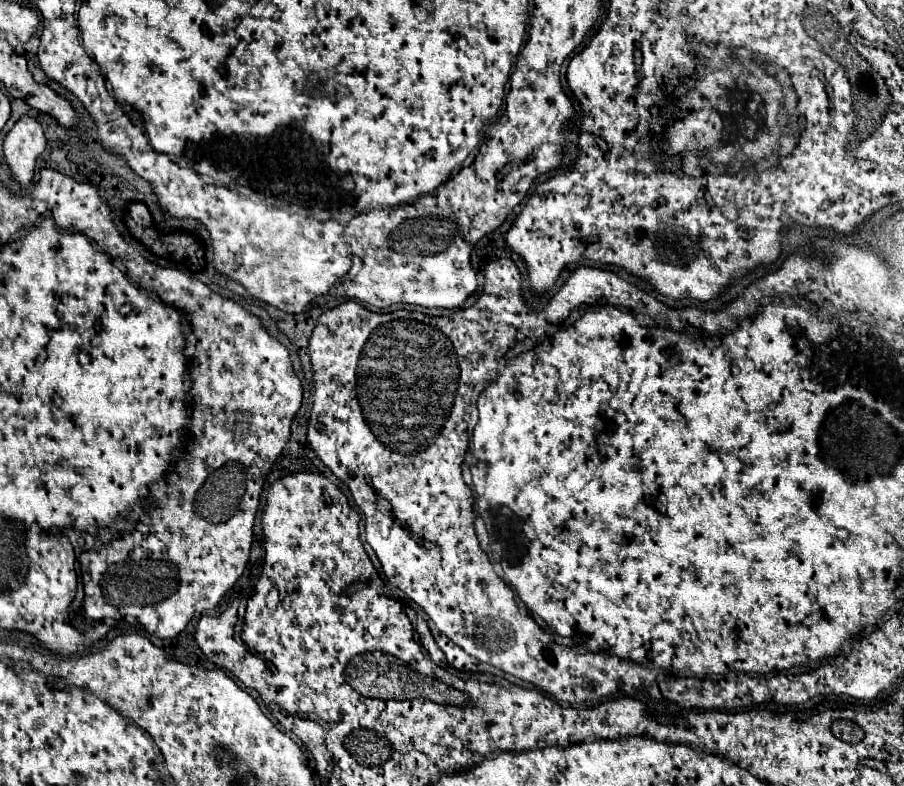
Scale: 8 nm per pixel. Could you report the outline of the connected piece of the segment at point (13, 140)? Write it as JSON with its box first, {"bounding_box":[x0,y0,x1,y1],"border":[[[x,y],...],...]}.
{"bounding_box":[4,116,46,188],"border":[[[24,116],[4,138],[4,156],[10,166],[10,176],[20,182],[22,188],[28,188],[34,178],[34,166],[38,156],[46,148],[46,138],[42,126]]]}

